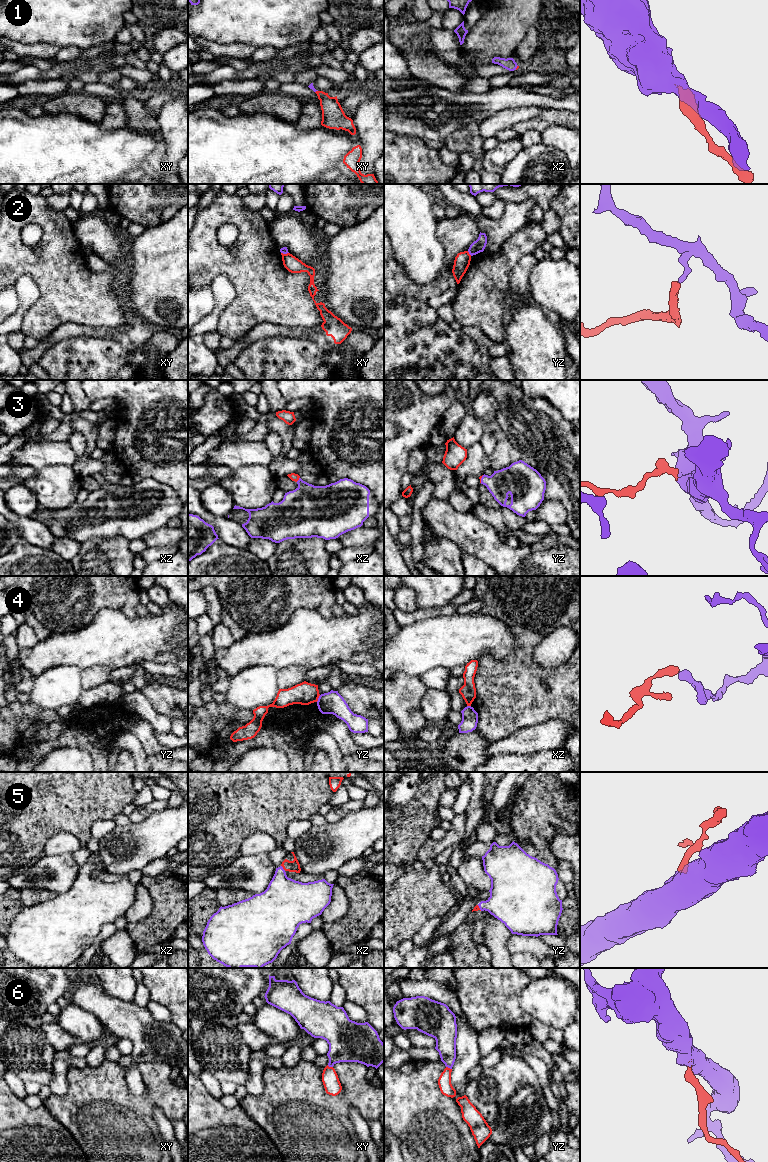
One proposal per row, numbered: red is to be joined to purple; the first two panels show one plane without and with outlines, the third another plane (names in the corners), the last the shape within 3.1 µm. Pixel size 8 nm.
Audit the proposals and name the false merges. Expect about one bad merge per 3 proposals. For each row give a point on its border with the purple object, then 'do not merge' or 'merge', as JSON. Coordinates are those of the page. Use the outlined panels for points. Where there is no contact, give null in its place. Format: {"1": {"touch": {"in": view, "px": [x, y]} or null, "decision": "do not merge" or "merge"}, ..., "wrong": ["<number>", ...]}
{"1": {"touch": {"in": "xz", "px": [516, 67]}, "decision": "merge"}, "2": {"touch": {"in": "yz", "px": [469, 253]}, "decision": "do not merge"}, "3": {"touch": {"in": "xz", "px": [299, 479]}, "decision": "merge"}, "4": {"touch": {"in": "yz", "px": [318, 698]}, "decision": "do not merge"}, "5": {"touch": {"in": "xz", "px": [282, 868]}, "decision": "merge"}, "6": {"touch": {"in": "yz", "px": [449, 1067]}, "decision": "merge"}, "wrong": ["2", "4"]}

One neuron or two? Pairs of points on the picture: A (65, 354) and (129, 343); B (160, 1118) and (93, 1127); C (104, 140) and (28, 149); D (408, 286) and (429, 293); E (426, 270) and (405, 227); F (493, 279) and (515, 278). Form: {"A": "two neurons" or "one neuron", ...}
{"A": "two neurons", "B": "two neurons", "C": "one neuron", "D": "one neuron", "E": "one neuron", "F": "two neurons"}

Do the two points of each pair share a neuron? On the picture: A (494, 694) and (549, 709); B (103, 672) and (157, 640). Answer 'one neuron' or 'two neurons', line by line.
A: one neuron
B: two neurons

